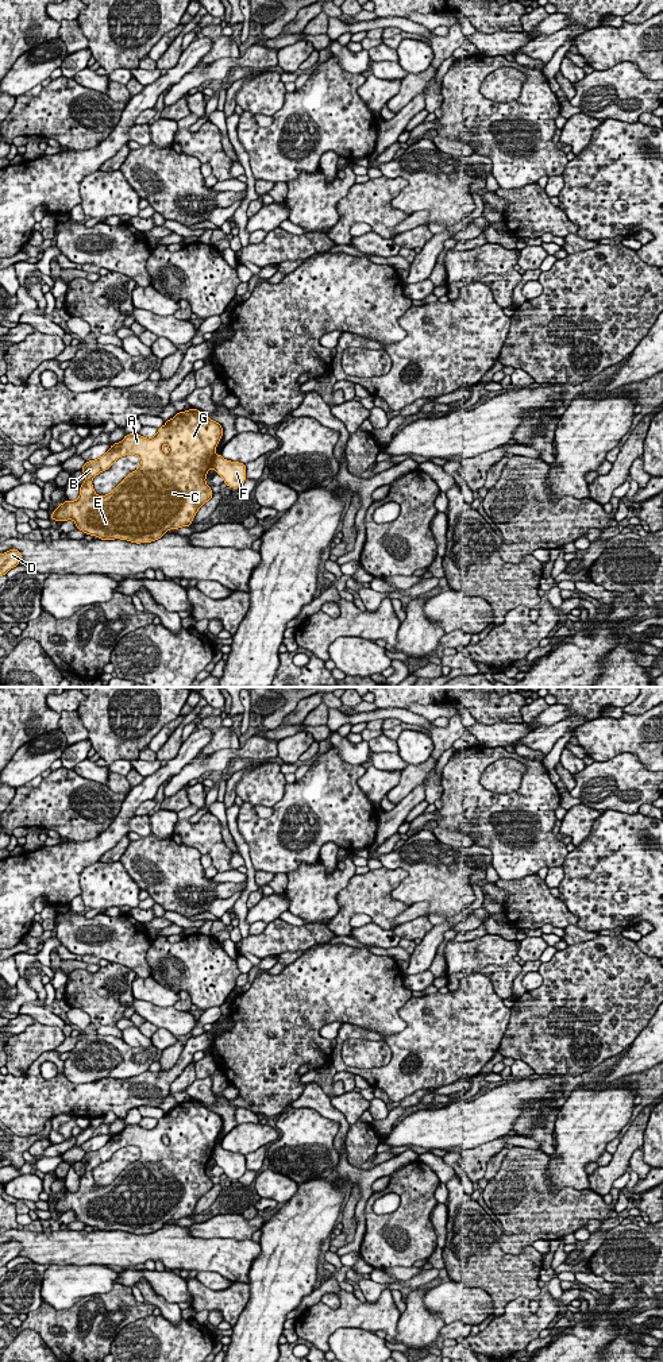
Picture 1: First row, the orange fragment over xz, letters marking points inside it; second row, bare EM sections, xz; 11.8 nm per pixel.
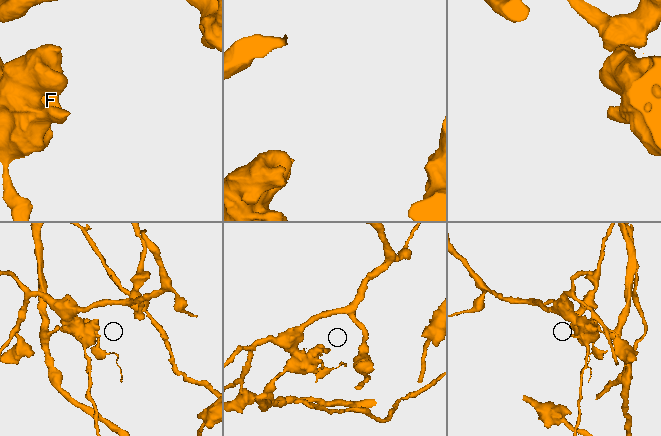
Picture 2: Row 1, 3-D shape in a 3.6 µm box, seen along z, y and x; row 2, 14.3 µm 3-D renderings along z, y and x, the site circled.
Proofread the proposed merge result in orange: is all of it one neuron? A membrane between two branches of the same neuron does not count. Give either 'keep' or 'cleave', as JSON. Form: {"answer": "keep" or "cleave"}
{"answer": "cleave"}

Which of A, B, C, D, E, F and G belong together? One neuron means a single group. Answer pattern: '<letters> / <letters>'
A B C D E G / F

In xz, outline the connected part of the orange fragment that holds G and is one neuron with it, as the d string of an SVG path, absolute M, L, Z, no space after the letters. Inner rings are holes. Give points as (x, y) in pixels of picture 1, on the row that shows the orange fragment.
M193 408L178 412L150 439L128 433L99 459L85 462L81 468L85 482L80 486L78 498L61 503L50 520L73 520L78 530L100 540L120 539L136 544L155 541L169 529L190 526L198 509L213 495L205 478L221 436L223 427ZM130 454L140 459L139 468L123 478L111 493L97 495L92 479Z

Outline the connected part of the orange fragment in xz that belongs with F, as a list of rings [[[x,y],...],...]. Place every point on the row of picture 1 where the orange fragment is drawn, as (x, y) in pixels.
[[[220,454],[215,455],[212,468],[224,479],[228,487],[239,489],[246,482],[246,464],[226,460]]]

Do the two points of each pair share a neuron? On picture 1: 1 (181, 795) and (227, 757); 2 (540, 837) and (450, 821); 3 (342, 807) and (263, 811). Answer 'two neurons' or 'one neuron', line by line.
1: two neurons
2: one neuron
3: two neurons

